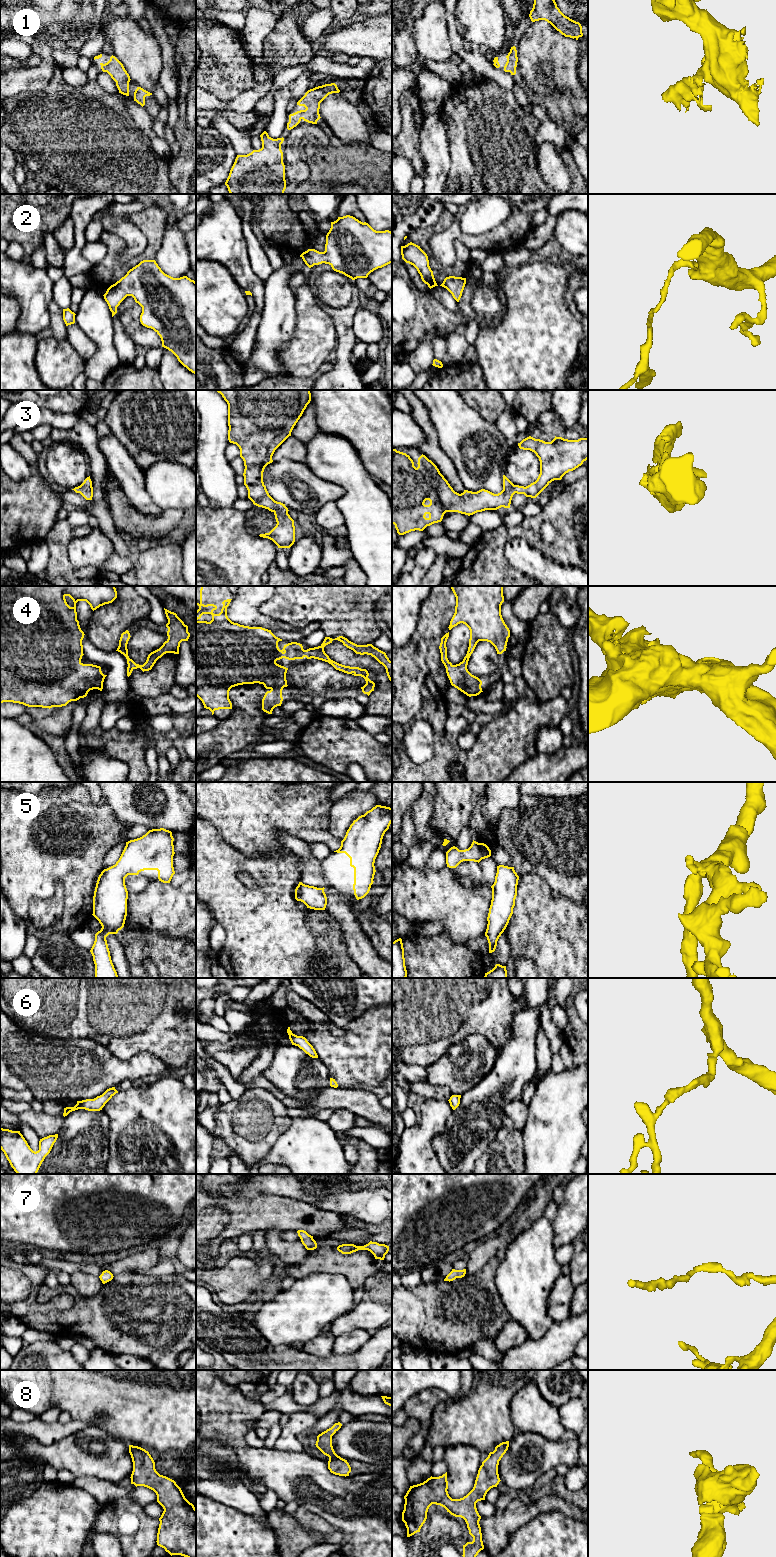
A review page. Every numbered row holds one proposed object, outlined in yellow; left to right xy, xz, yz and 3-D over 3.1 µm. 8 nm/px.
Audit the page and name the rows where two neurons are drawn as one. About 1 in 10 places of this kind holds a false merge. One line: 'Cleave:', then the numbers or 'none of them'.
Cleave: none of them

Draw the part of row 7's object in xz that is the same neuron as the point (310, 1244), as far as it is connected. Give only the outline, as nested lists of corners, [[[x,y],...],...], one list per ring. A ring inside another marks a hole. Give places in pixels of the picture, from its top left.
[[[298,1230],[297,1233],[298,1233],[298,1236],[301,1239],[302,1244],[305,1246],[305,1248],[307,1250],[314,1250],[314,1249],[317,1248],[317,1243],[313,1239],[313,1236],[309,1235],[304,1230]]]

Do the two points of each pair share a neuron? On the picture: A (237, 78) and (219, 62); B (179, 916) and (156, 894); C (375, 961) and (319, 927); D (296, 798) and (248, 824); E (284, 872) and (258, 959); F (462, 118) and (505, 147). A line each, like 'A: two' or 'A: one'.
A: one
B: one
C: two
D: one
E: one
F: one

